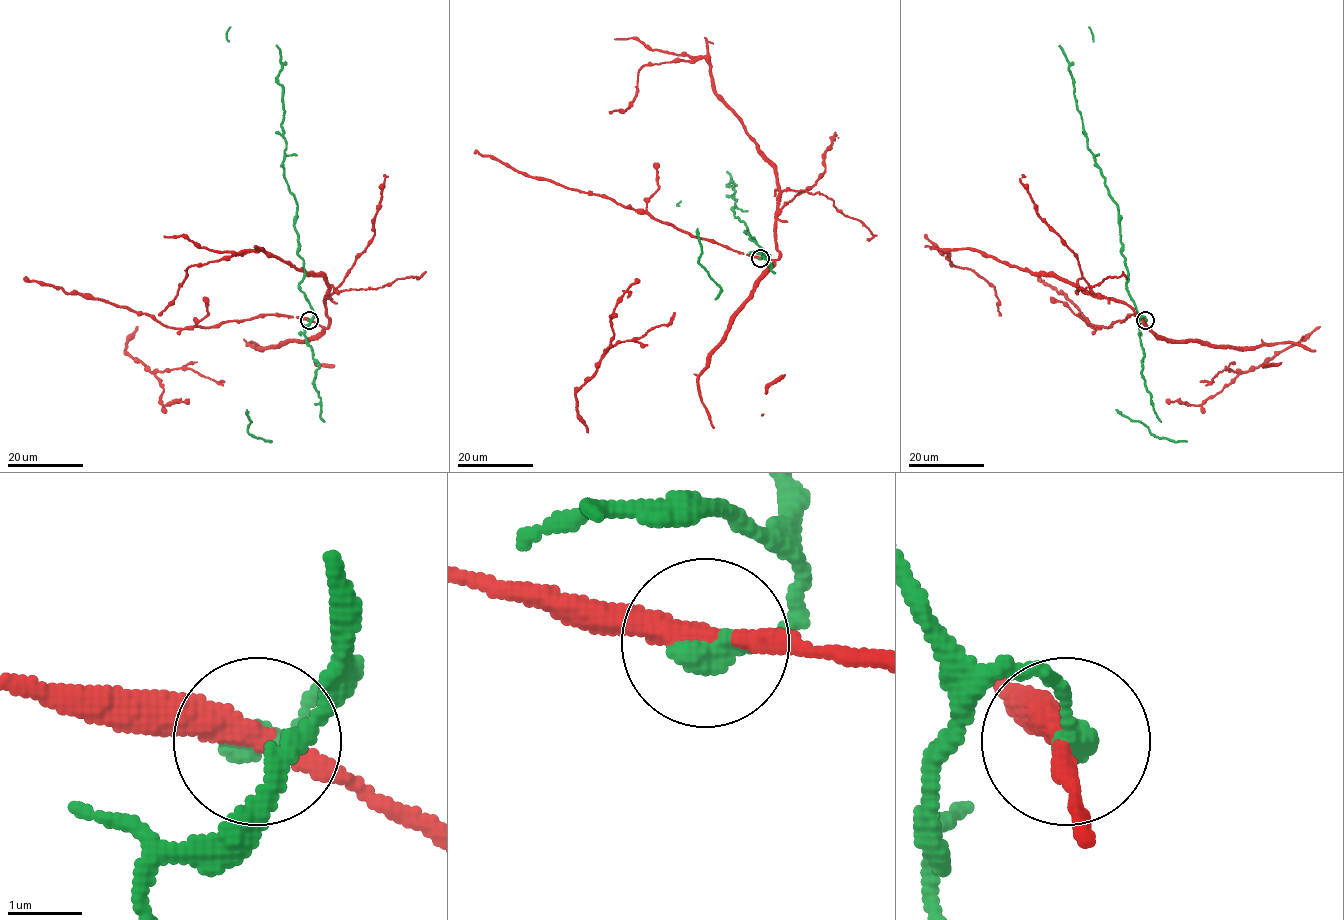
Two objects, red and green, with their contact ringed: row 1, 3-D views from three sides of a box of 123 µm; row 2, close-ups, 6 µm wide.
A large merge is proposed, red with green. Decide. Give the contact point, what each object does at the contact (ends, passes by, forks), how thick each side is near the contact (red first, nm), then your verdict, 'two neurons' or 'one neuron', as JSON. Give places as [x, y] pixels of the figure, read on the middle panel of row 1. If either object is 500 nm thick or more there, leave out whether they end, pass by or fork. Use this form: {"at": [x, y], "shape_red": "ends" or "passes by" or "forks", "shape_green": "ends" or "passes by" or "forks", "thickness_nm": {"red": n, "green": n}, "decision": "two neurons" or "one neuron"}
{"at": [760, 258], "shape_red": "passes by", "shape_green": "ends", "thickness_nm": {"red": 280, "green": 400}, "decision": "two neurons"}

